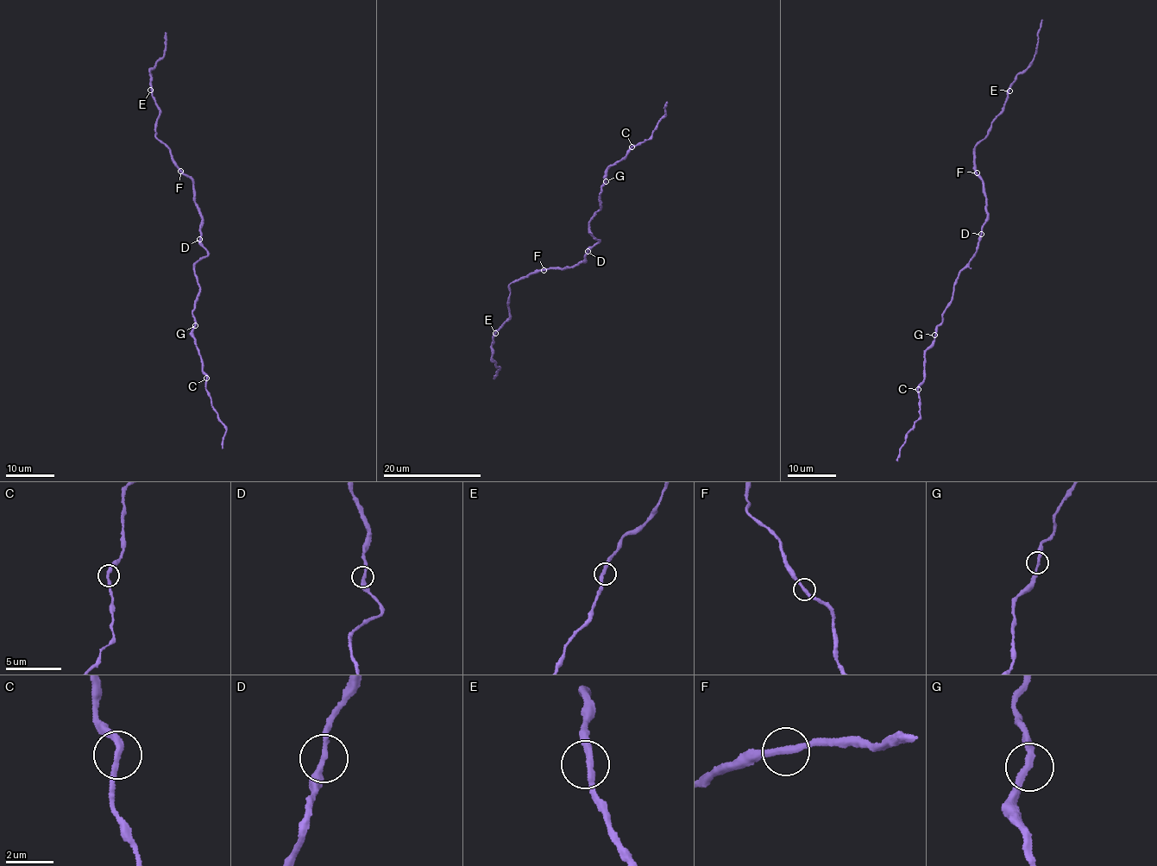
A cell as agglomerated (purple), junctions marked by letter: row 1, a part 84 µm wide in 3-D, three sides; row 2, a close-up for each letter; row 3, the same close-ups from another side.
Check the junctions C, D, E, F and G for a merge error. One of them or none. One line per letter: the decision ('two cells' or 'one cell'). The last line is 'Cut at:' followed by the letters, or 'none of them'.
C: one cell
D: one cell
E: one cell
F: one cell
G: one cell
Cut at: none of them

